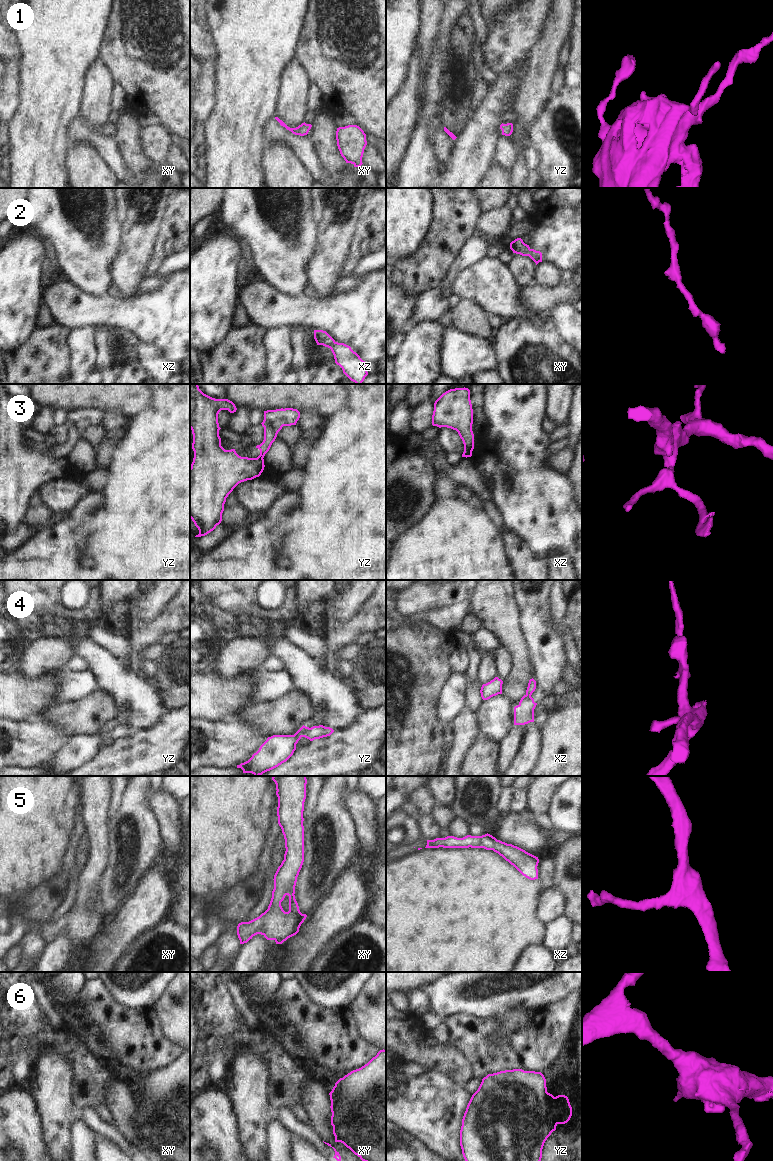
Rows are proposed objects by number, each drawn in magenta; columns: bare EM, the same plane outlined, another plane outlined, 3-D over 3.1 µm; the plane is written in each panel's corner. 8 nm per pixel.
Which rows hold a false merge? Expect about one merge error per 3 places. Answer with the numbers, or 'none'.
3, 4

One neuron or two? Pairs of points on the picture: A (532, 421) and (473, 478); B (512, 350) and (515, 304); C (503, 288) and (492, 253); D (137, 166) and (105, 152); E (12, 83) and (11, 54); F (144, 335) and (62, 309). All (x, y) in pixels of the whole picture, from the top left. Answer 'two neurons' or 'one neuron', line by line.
A: two neurons
B: two neurons
C: two neurons
D: two neurons
E: two neurons
F: one neuron

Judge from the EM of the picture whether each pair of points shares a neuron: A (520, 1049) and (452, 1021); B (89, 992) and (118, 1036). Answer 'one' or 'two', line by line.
A: one
B: one

